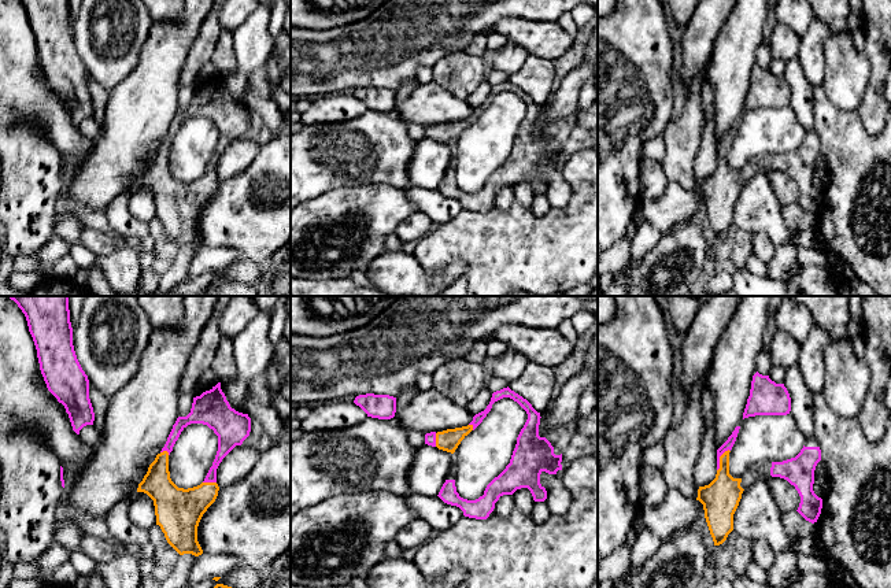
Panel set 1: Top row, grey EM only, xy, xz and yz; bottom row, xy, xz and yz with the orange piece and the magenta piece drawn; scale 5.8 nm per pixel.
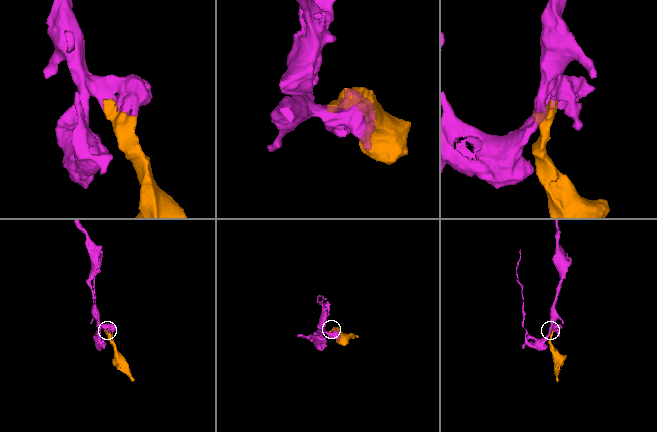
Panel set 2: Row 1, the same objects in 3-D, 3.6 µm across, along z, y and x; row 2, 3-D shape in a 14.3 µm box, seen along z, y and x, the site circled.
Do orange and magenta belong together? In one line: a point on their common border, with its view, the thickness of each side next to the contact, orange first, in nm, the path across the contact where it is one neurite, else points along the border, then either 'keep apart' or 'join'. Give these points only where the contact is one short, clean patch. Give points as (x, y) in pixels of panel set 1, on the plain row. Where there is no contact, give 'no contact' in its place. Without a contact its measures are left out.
contact yz (720, 152); calibres 220 and 60 nm; join

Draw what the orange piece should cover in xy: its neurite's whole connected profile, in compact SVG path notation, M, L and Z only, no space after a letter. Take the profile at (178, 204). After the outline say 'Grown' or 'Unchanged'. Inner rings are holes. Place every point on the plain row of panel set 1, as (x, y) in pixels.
M218 75L210 84L193 90L186 110L177 111L164 140L138 177L137 185L144 185L154 193L156 218L180 248L203 247L197 234L197 219L218 189L217 162L236 138L243 137L249 125L251 111L230 100ZM191 117L203 117L212 122L218 129L218 144L204 174L197 180L184 182L170 171L169 148L181 125Z. Grown

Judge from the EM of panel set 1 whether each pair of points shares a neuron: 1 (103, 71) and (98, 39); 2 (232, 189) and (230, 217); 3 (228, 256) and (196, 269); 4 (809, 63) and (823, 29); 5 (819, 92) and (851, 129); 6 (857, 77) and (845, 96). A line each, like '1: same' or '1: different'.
1: same
2: same
3: same
4: same
5: same
6: same

